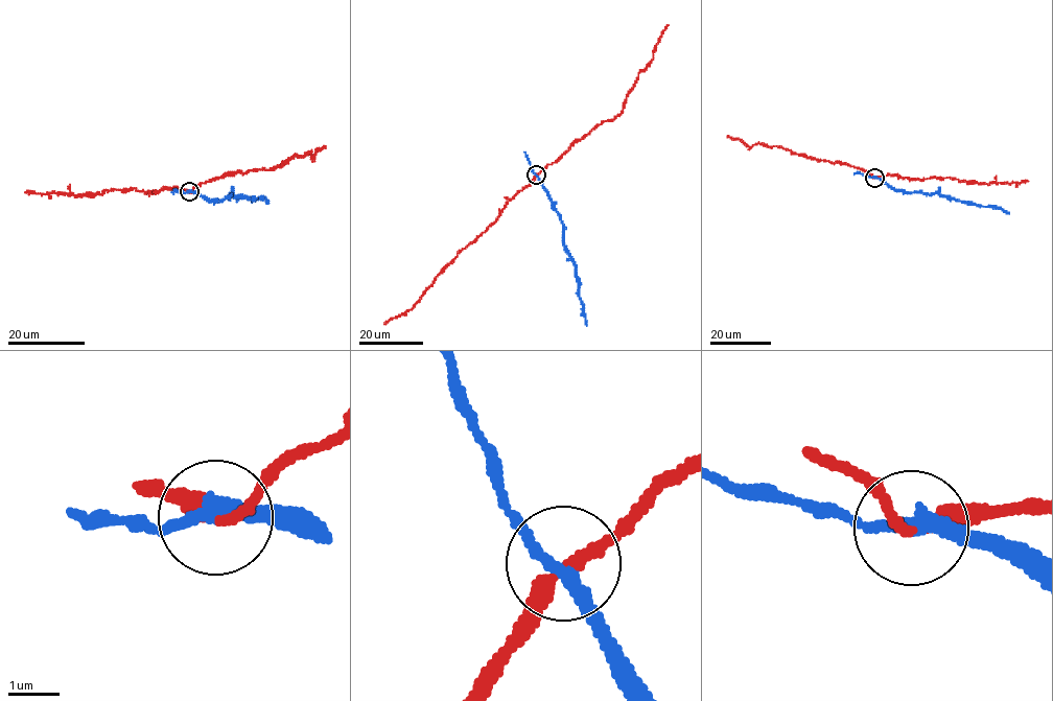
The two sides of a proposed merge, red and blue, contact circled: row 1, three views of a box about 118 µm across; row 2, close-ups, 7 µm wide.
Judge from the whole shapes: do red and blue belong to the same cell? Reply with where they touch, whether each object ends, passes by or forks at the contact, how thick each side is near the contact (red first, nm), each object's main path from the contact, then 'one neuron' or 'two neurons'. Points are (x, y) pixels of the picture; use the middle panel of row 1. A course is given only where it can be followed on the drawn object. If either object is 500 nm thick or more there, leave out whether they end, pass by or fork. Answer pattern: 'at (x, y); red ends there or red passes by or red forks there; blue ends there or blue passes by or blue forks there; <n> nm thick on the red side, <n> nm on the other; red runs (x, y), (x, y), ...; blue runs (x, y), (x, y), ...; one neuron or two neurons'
at (536, 174); red passes by; blue passes by; 240 nm thick on the red side, 280 nm on the other; red runs (536, 174), (556, 162), (576, 141), (621, 113), (627, 94), (638, 72), (652, 59), (668, 24); blue runs (536, 174), (559, 214), (564, 247), (576, 267), (586, 325); two neurons

